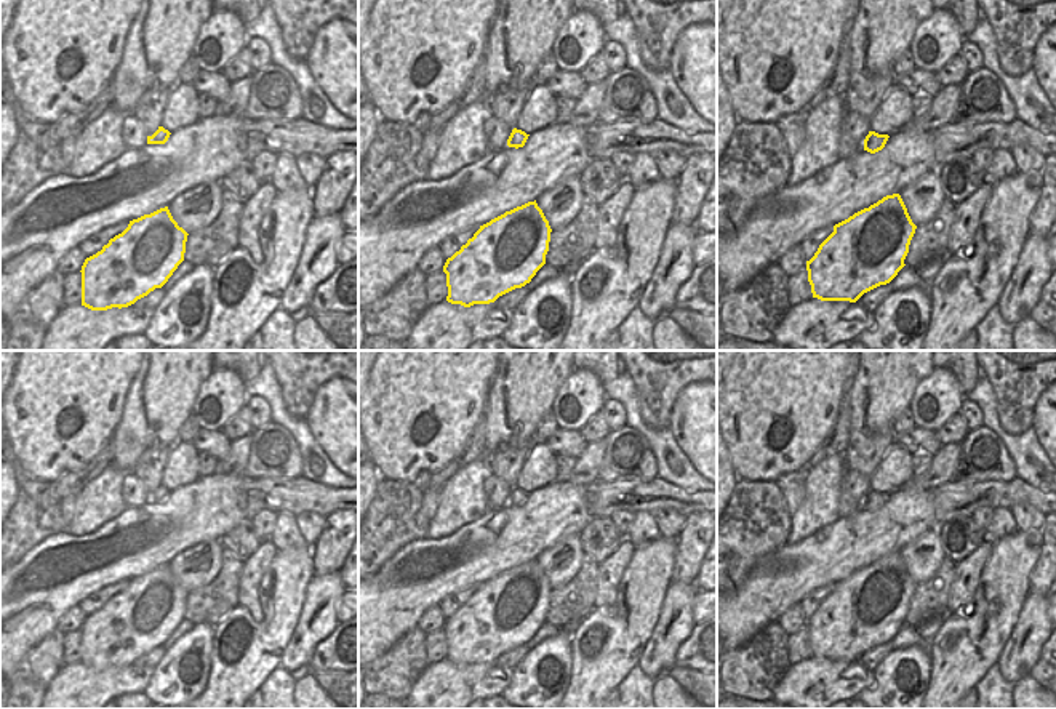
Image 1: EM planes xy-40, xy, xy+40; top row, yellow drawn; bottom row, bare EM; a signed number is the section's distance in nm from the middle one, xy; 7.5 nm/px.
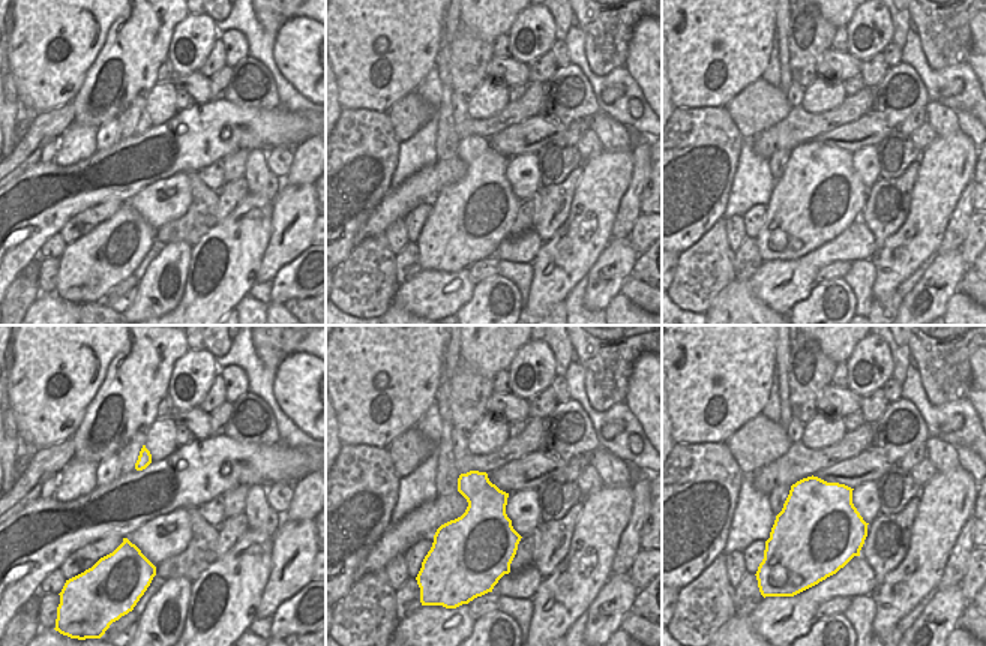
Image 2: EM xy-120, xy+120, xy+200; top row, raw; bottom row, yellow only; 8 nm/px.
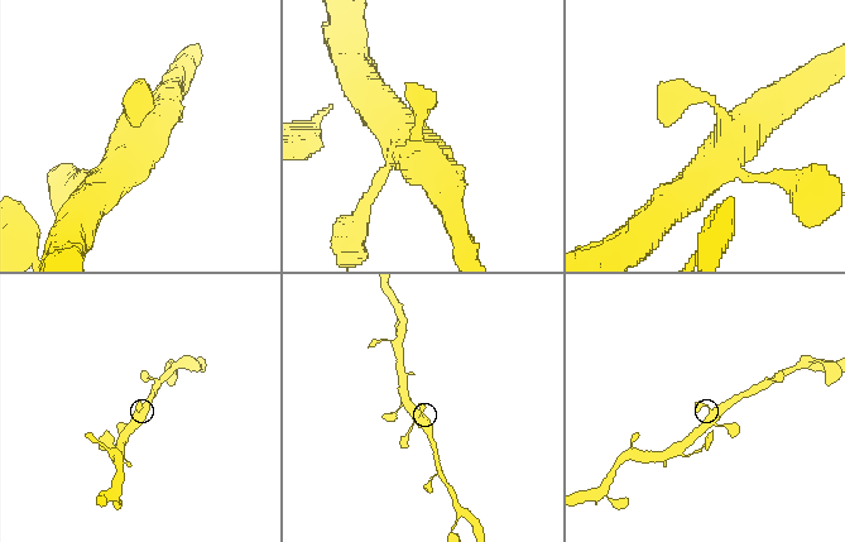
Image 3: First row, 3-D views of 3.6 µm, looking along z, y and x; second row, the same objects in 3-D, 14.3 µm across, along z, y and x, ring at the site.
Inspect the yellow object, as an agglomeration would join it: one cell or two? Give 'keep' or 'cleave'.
keep

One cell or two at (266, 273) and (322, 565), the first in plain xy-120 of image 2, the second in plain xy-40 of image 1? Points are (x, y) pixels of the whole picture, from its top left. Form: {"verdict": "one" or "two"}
{"verdict": "two"}

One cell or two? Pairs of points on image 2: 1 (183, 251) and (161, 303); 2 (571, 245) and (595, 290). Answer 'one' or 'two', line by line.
1: one
2: two

